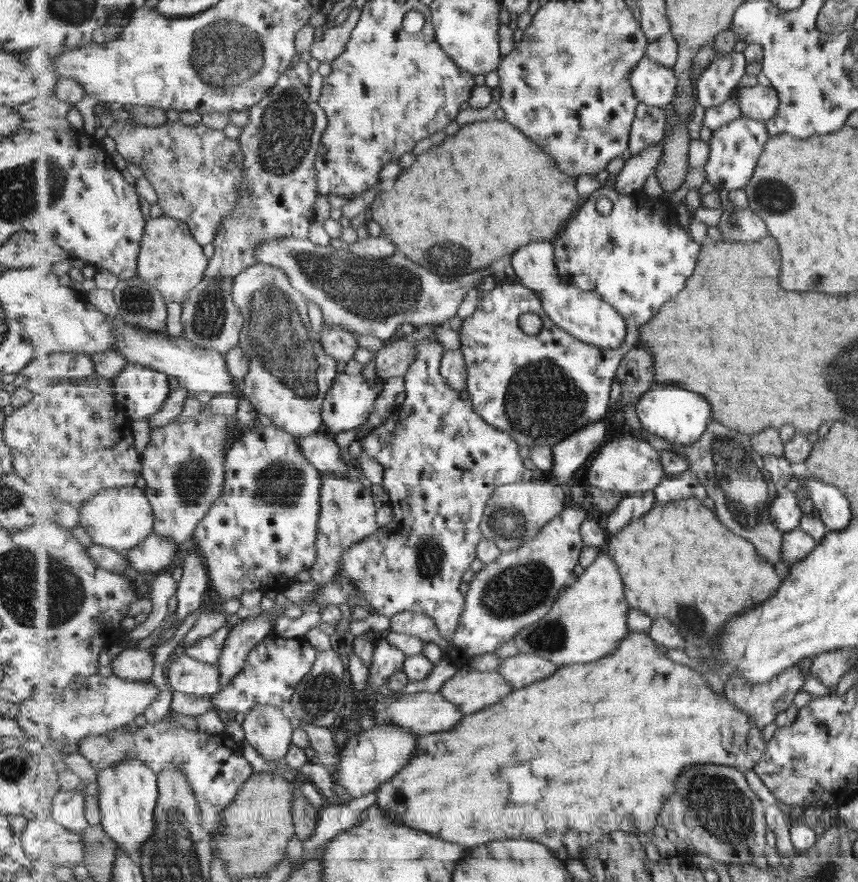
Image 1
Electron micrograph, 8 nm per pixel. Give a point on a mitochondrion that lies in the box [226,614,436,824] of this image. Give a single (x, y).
(323, 689)

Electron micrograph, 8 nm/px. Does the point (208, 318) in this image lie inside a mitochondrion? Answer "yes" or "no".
yes

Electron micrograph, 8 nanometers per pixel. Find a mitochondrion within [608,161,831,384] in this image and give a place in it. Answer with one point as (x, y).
(775, 197)

